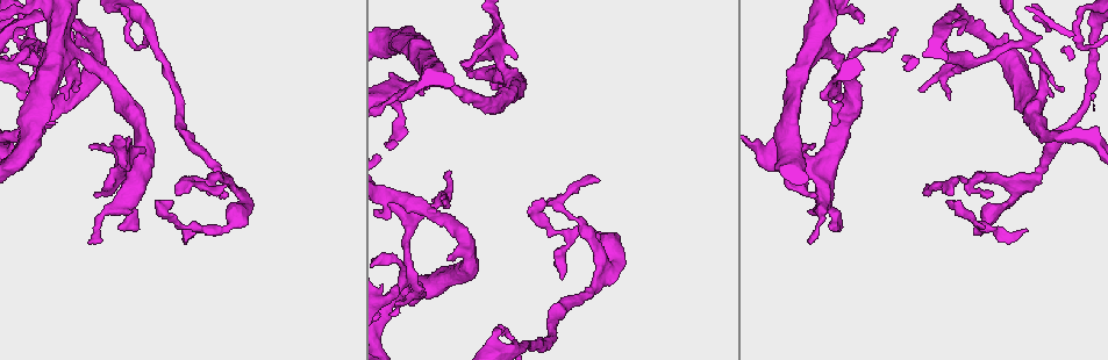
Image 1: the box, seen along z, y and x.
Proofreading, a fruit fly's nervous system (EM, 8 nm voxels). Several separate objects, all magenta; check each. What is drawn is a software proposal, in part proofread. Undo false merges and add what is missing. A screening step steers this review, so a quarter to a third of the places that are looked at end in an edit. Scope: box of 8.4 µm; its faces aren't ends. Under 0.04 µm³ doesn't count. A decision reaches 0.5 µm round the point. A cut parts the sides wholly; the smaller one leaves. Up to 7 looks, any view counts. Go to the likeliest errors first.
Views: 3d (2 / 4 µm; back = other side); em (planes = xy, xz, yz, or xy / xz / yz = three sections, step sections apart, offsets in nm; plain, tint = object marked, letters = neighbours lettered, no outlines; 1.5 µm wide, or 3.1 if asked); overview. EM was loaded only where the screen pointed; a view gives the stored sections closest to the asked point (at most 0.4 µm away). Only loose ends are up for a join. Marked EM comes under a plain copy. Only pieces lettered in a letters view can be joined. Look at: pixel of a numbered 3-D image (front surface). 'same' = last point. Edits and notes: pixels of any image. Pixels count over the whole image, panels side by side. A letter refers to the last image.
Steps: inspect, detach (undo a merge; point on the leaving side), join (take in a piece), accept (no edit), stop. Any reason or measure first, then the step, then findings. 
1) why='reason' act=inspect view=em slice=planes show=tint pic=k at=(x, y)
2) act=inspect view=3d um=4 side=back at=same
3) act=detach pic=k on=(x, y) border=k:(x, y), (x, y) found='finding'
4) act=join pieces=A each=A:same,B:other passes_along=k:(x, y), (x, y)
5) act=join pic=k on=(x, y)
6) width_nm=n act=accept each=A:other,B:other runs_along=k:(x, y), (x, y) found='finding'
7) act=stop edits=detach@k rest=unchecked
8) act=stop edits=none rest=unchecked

why='thin end' act=inspect view=em slice=yz step=8 show=tint pic=1 at=(813, 241)

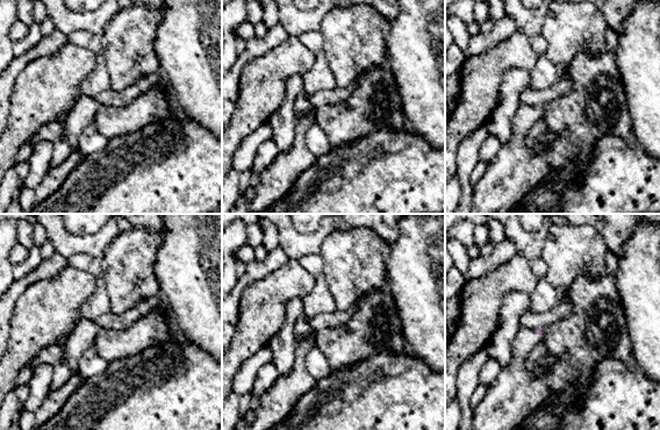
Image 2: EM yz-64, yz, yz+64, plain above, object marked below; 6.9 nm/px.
act=inspect view=em slice=planes show=letters at=same

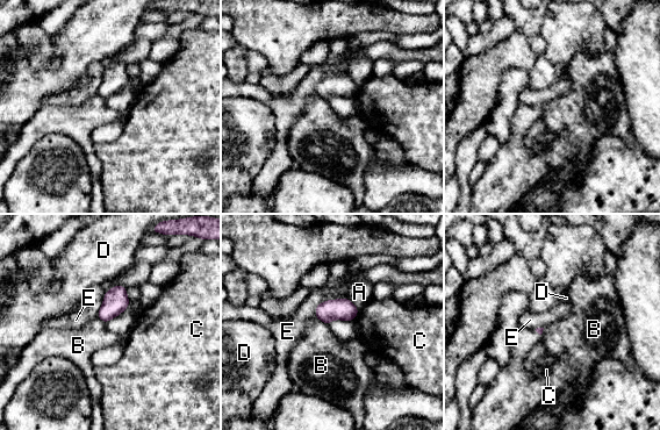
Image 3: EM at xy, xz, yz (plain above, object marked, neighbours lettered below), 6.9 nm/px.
act=accept each=A:other,B:other,C:other,D:other,E:other border=3:(316, 316), (328, 325) found='none of them fits'

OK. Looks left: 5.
why='free end' act=inspect view=em slice=planes show=letters pic=1 at=(88, 145)

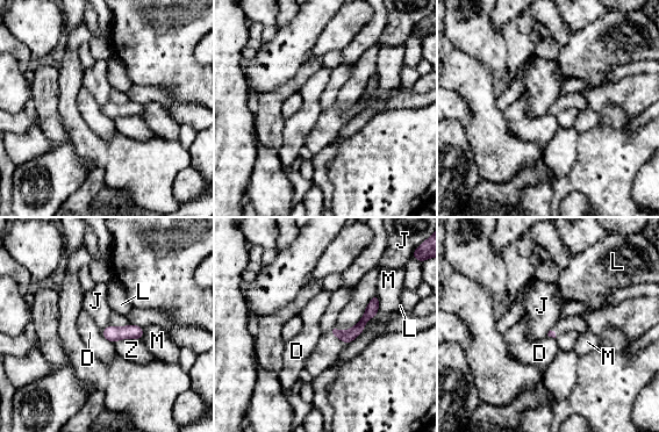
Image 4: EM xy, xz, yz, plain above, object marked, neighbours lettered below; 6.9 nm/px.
act=accept each=D:other,J:other,L:other,M:other,Z:other border=4:(334, 325), (329, 330) found='no lettered piece goes on from it'

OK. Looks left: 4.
why='an open end' act=inspect view=em slice=yz step=4 show=tint pic=1 at=(993, 192)

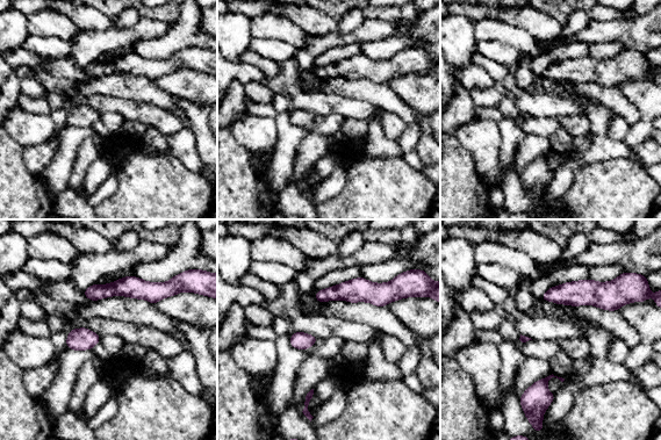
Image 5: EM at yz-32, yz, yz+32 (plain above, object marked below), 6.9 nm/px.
act=inspect view=em slice=planes show=letters at=same

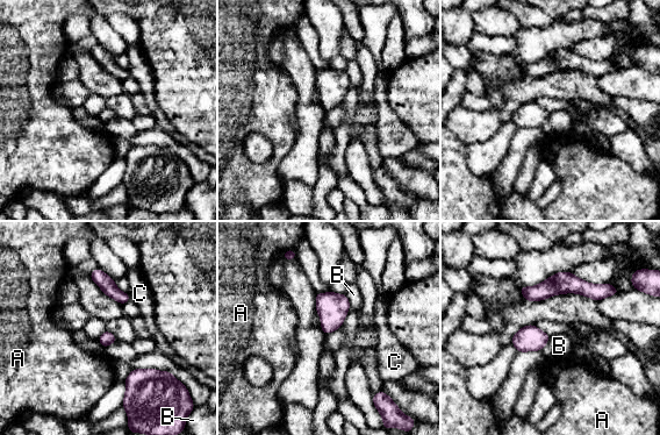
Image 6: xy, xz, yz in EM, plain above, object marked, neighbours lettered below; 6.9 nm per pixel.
act=accept each=A:other,B:other,C:other border=6:(117, 340), (103, 348) found='none of them fits'

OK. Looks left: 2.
act=stop edits=none rest=unchecked

